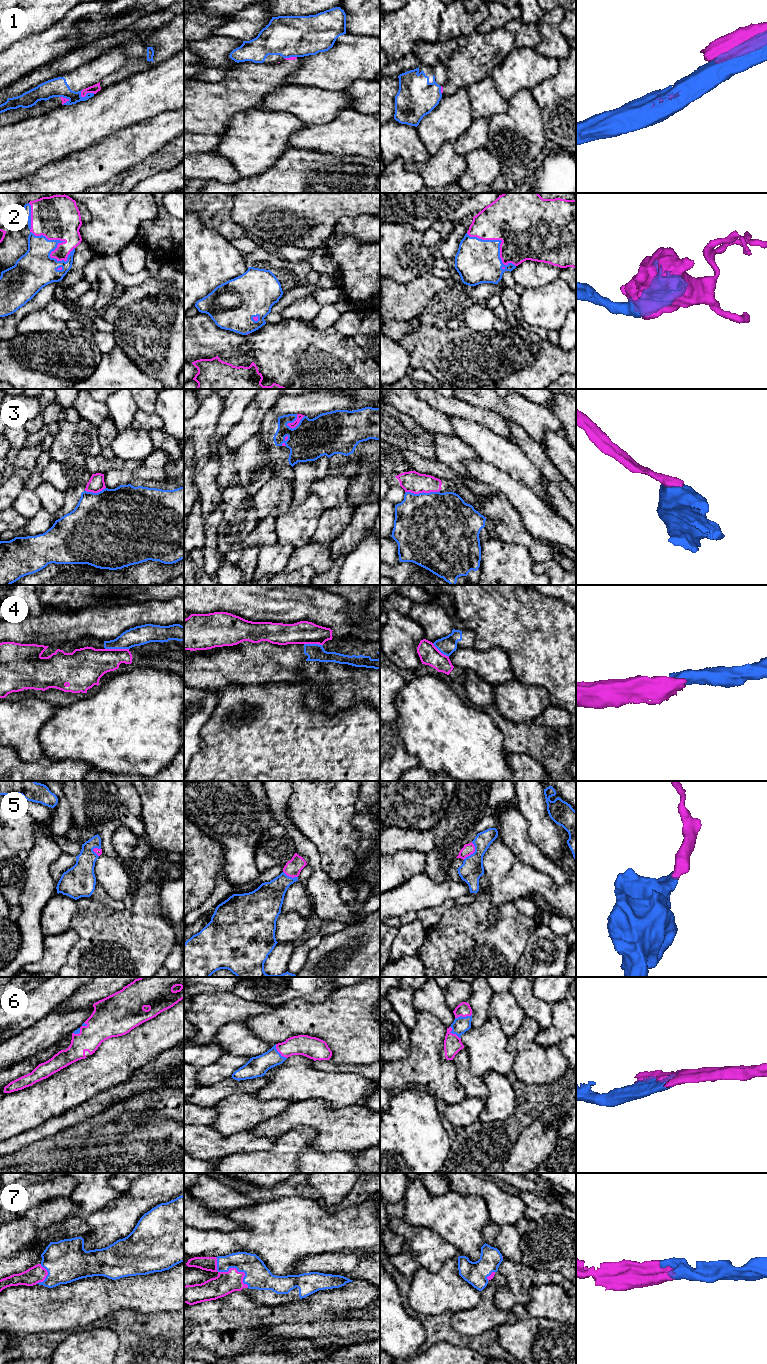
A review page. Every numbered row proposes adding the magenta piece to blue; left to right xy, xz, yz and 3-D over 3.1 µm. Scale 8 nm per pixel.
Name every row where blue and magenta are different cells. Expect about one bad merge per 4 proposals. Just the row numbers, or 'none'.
1, 3, 4

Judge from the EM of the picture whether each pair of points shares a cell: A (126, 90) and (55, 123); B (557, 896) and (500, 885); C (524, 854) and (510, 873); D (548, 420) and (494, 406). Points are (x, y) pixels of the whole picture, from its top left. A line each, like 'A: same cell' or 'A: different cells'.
A: same cell
B: same cell
C: different cells
D: same cell

